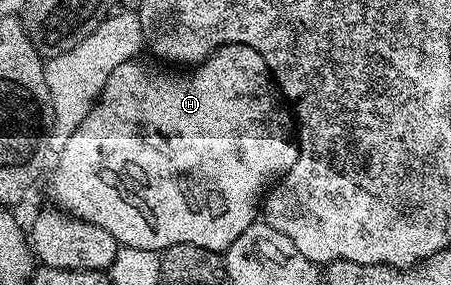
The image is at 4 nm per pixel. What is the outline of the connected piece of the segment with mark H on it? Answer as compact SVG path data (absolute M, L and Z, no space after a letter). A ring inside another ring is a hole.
M220 45L213 52L212 57L200 62L196 67L190 68L180 77L177 73L172 73L172 68L162 67L152 60L141 61L134 59L115 67L111 71L111 79L107 79L105 88L101 92L101 98L95 102L92 111L79 123L75 135L67 139L61 153L56 154L55 164L52 166L49 177L49 193L53 196L52 204L70 213L73 217L83 219L87 223L95 223L103 227L115 238L118 246L139 247L140 249L156 249L158 251L167 247L175 247L175 243L195 243L195 247L207 247L207 251L215 251L224 254L226 249L247 231L258 220L259 210L263 205L262 194L267 187L281 180L297 158L297 143L295 136L295 118L287 108L280 92L275 91L275 82L269 72L267 63L255 47L246 45Z

